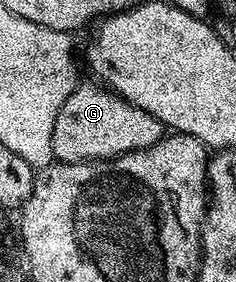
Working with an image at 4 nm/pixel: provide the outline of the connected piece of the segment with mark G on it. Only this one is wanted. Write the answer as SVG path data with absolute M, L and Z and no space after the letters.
M77 84L70 99L62 103L62 111L58 111L52 140L52 156L57 162L107 161L109 157L150 147L166 136L166 126L154 115L123 101L103 84L95 84Z

